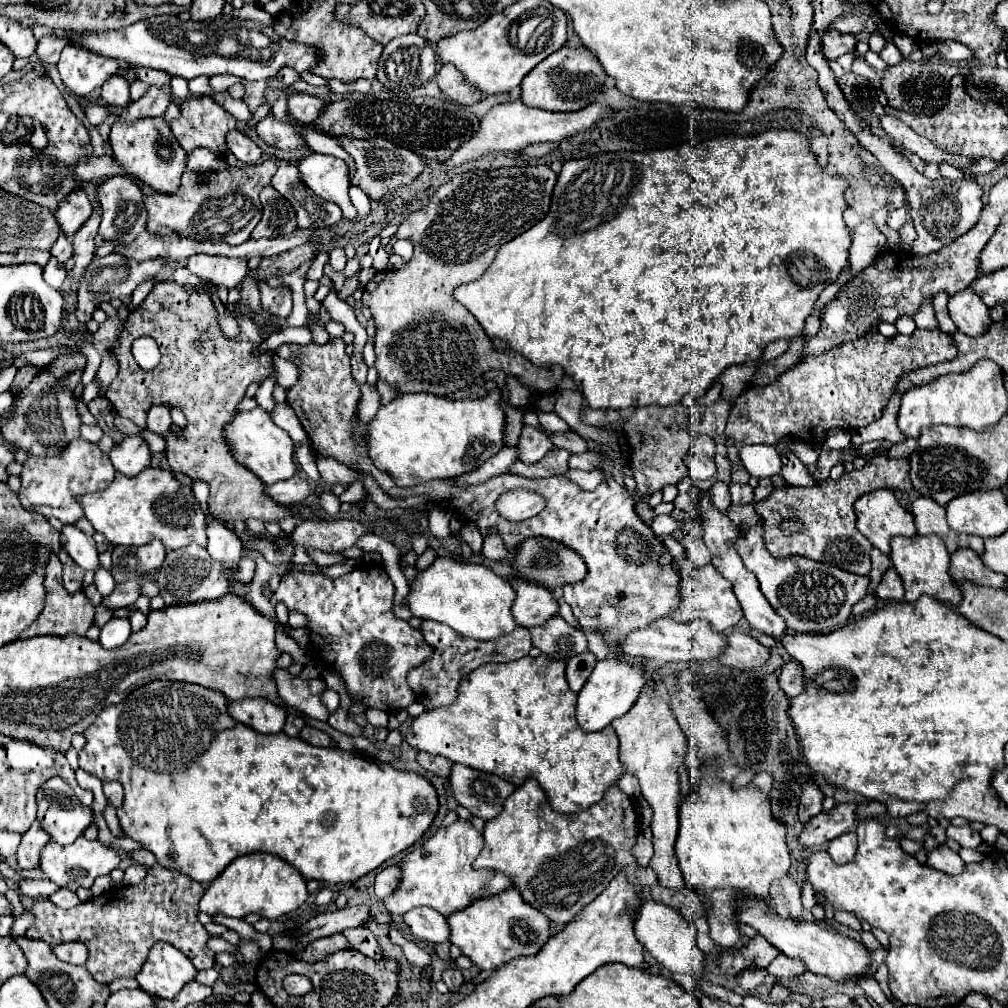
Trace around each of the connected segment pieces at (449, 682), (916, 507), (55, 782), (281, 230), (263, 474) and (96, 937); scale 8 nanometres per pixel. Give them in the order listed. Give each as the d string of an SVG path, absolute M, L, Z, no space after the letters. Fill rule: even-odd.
M424 620L420 630L422 630L426 642L434 648L434 654L426 664L410 670L408 684L414 690L418 702L422 702L426 706L426 710L434 710L438 706L450 706L458 698L458 688L460 688L462 680L472 670L480 668L482 664L512 662L512 660L524 658L532 648L530 632L522 626L518 626L512 634L506 634L498 640L486 640L486 642L464 638L464 636L456 634L454 630L450 630L446 624L440 624L440 622L434 622L434 620Z
M916 498L912 502L912 514L914 514L914 524L918 534L928 536L928 534L936 534L938 538L944 540L946 548L950 554L954 554L958 548L966 546L972 548L976 554L984 554L984 540L978 536L958 536L958 532L950 530L950 526L946 524L946 512L940 504L936 504L930 498Z
M62 778L46 780L36 794L38 822L48 832L50 840L66 846L72 844L88 824L92 810L82 806L72 788Z
M266 186L260 192L260 202L262 202L264 214L258 226L252 230L254 240L286 236L298 228L296 212L292 204L284 196L280 196L272 186Z
M254 408L250 412L238 412L238 416L230 424L226 424L226 436L232 444L234 458L246 468L250 468L254 474L258 474L266 484L288 480L298 472L298 466L294 462L292 438L288 436L288 432L274 424L272 416L266 410Z
M156 864L148 870L144 882L136 886L110 888L76 908L64 910L54 906L50 900L34 902L30 908L34 926L26 930L26 936L48 944L86 944L86 968L100 984L110 984L116 978L134 978L142 968L148 950L162 940L184 952L196 970L208 970L216 964L216 954L206 946L210 934L198 922L198 902L204 892L206 888L200 882Z

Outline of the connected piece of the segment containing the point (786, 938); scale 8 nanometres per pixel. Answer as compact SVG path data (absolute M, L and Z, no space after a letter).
M744 898L740 902L740 912L738 914L740 914L740 920L744 924L752 926L758 934L762 934L780 952L784 952L786 956L792 956L792 958L802 958L806 968L814 974L828 976L834 982L848 982L848 980L872 974L868 970L870 964L872 964L870 950L862 942L856 942L848 936L842 936L836 928L832 928L826 922L786 920L786 918L778 916L768 904L758 902L758 900L750 900L750 898Z

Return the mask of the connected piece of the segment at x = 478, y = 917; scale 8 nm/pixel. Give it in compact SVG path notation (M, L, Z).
M514 886L500 894L474 900L468 908L446 916L446 920L450 926L450 944L458 946L462 954L482 970L496 970L512 958L532 956L550 936L550 922L542 916L542 912L530 908Z

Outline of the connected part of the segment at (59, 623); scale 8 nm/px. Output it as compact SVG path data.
M52 556L50 558L50 564L46 566L44 588L46 588L46 606L40 612L40 616L36 618L36 622L20 634L20 638L32 638L32 636L42 636L42 634L50 634L50 636L68 636L68 634L84 636L88 632L88 628L92 626L94 606L88 602L88 598L84 594L70 596L62 588L62 566L58 564L58 558L56 556Z

